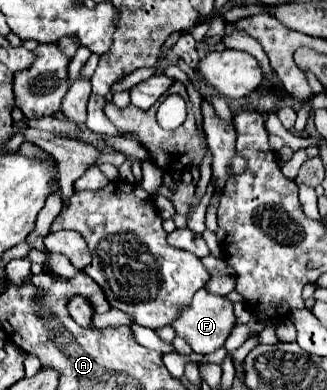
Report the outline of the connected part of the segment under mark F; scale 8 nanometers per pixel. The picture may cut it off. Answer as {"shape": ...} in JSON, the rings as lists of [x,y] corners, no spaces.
{"shape":[[[205,288],[199,290],[193,296],[193,302],[189,308],[185,308],[181,312],[181,316],[171,324],[173,330],[177,332],[177,336],[185,338],[189,342],[189,346],[193,348],[193,352],[197,354],[211,354],[217,348],[221,348],[227,340],[227,336],[231,334],[233,326],[235,326],[235,312],[233,312],[233,304],[225,298],[225,296],[217,296],[207,292]]]}

